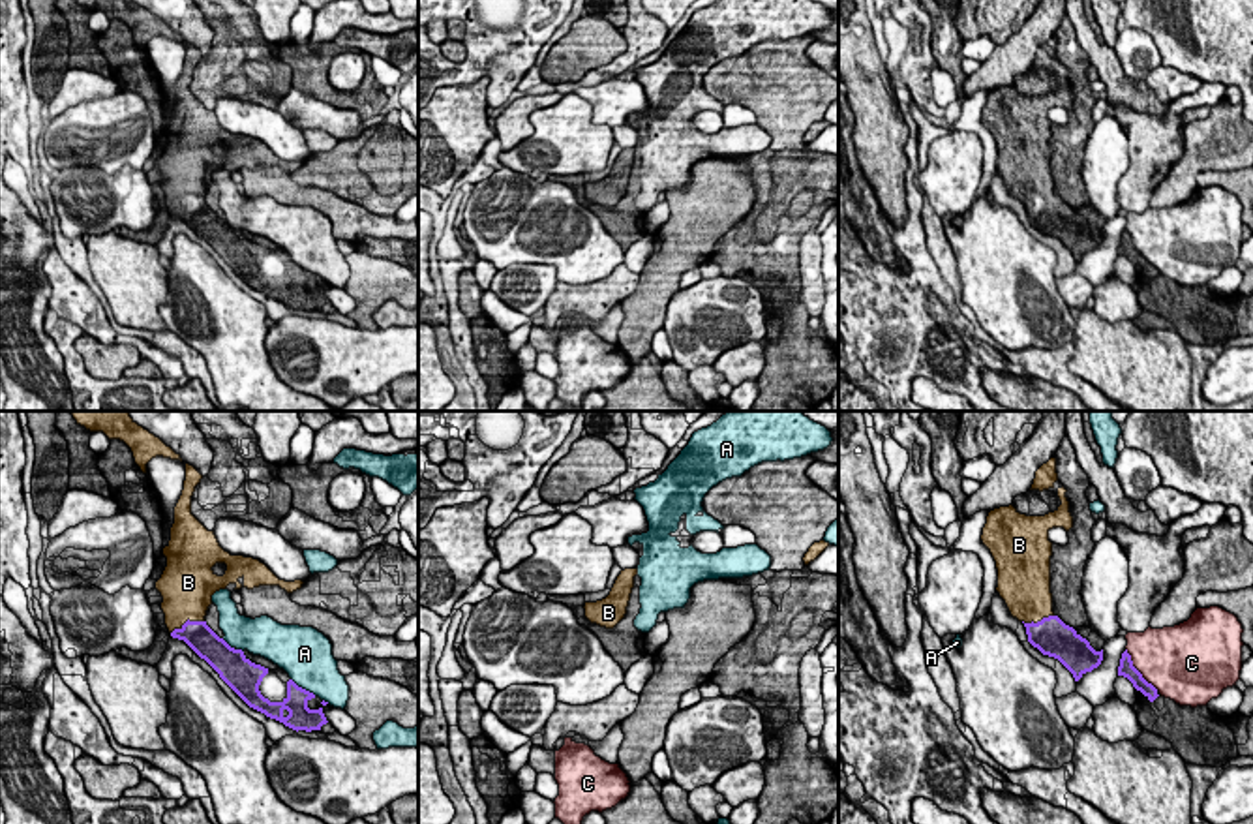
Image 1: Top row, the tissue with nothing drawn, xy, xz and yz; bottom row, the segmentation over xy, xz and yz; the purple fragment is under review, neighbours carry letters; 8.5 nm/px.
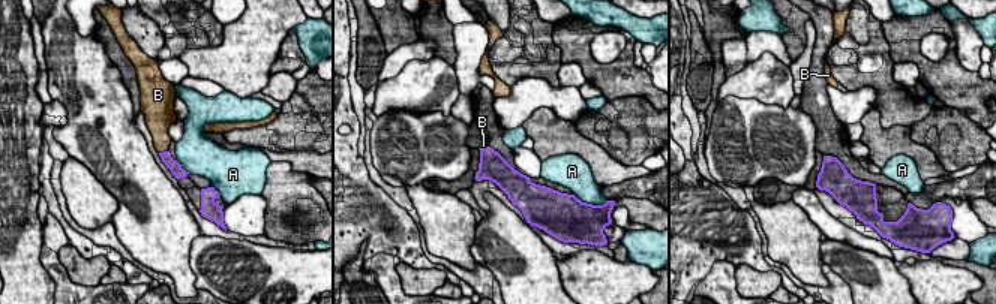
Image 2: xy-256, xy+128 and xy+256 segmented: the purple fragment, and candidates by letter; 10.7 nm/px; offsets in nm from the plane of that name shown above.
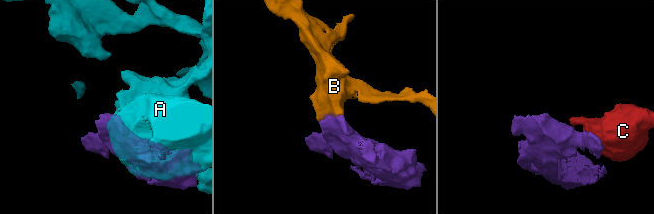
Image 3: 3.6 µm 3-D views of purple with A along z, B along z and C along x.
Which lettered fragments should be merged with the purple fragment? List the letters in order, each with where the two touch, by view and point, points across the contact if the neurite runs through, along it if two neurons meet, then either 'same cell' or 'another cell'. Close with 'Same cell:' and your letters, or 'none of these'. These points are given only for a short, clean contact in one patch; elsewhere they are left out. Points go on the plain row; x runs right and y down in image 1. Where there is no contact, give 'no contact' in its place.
A: contact xy (304, 269); another cell
B: contact xy (188, 199); same cell
C: contact yz (1137, 250); another cell
Same cell: B

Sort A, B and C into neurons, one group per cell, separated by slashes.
A / B / C

